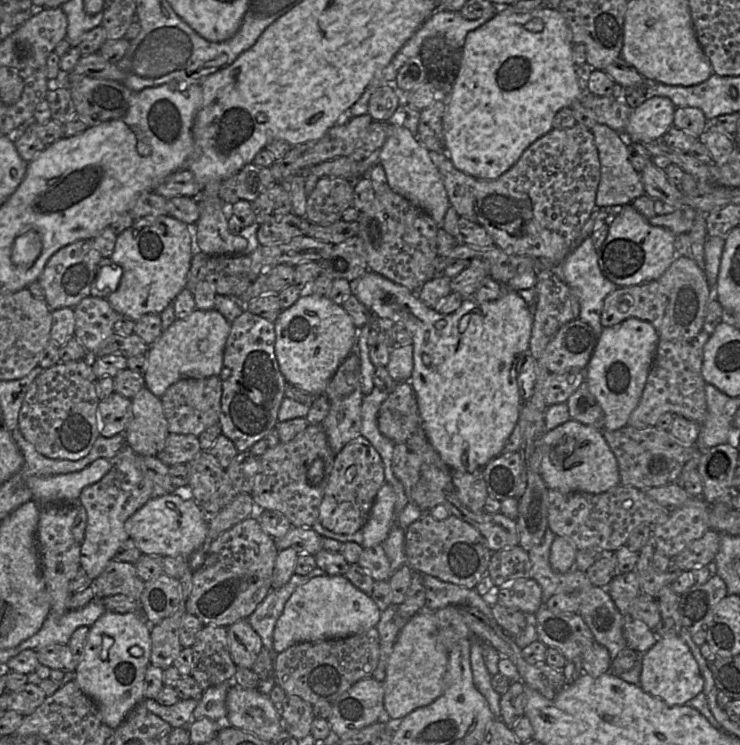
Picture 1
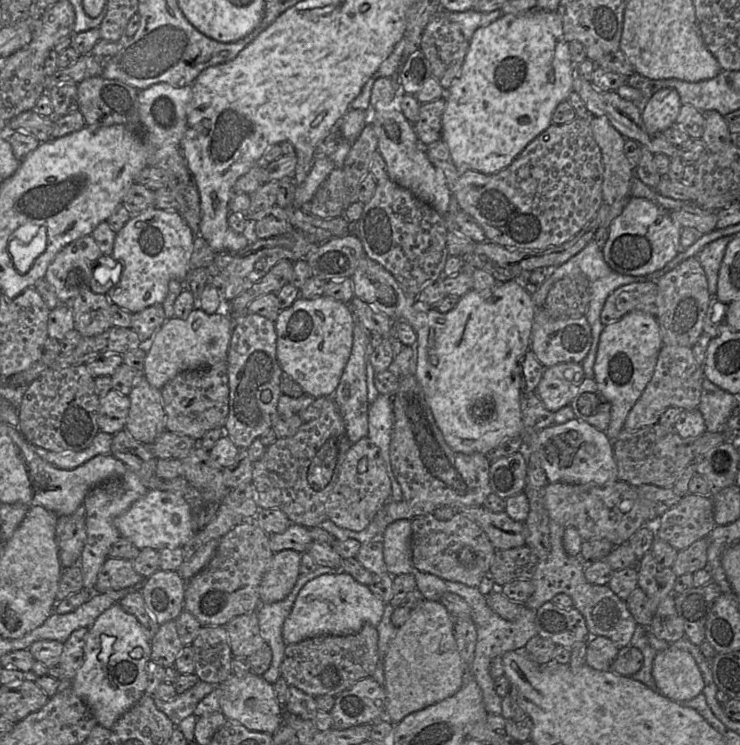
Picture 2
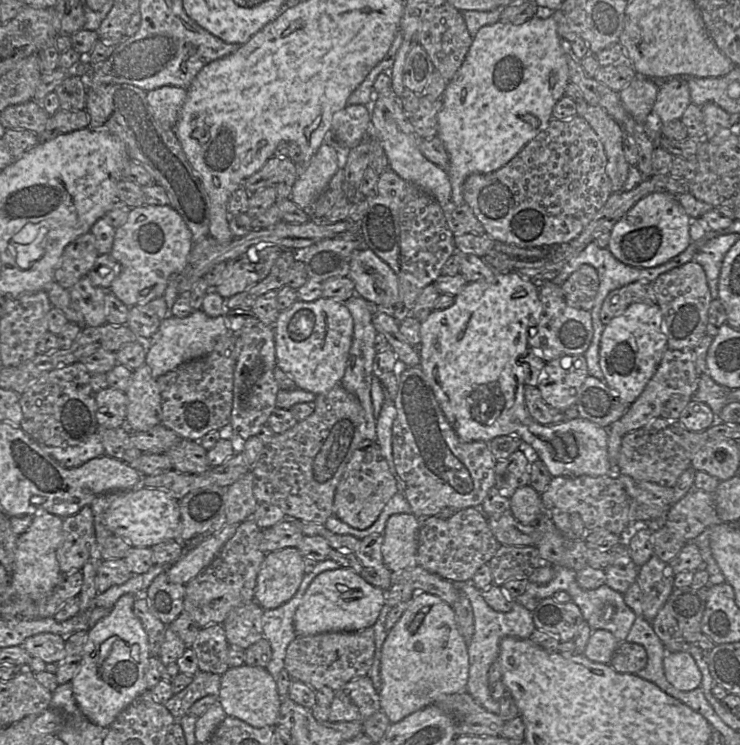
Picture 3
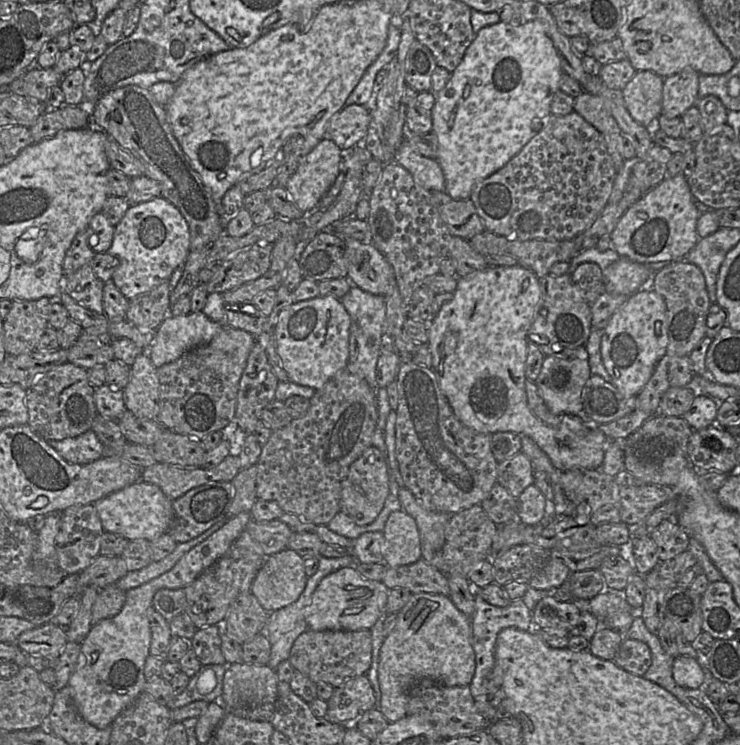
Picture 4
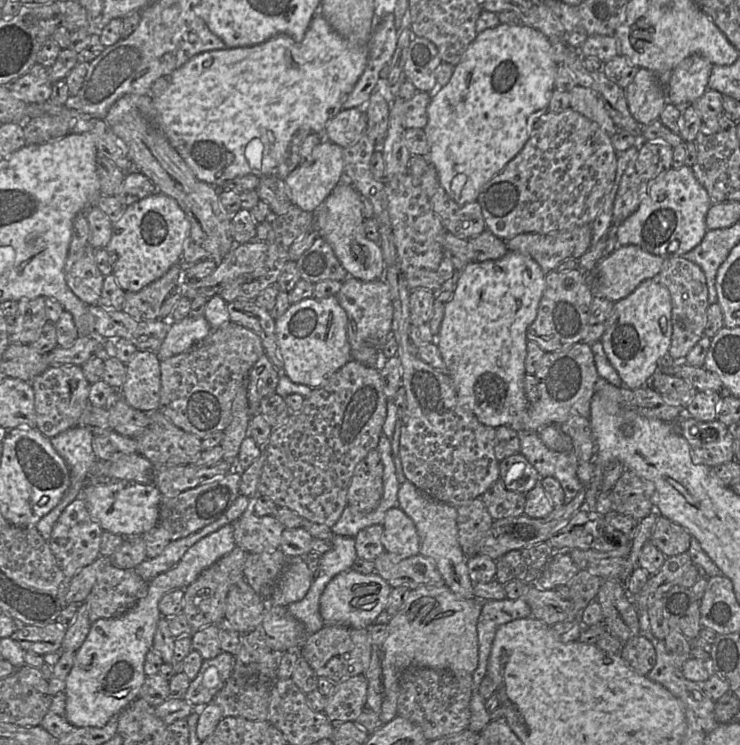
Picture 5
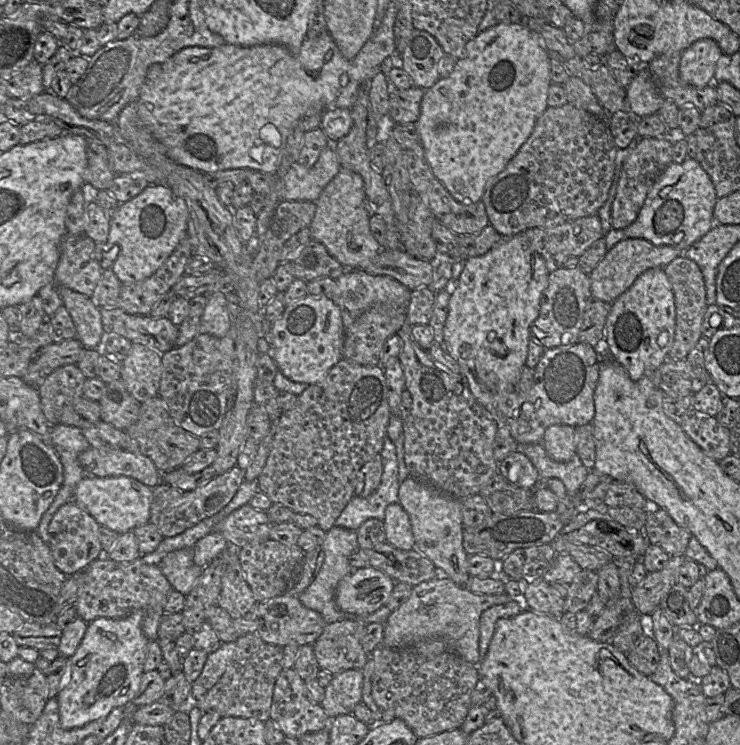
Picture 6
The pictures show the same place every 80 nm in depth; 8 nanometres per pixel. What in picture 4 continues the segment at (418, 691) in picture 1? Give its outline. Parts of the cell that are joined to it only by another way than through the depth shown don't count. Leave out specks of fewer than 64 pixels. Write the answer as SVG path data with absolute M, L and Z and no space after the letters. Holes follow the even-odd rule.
M429 593L412 594L397 614L394 628L383 640L378 664L378 682L381 691L379 709L389 723L407 715L409 690L418 681L430 679L448 687L466 686L470 684L475 672L471 617L459 611L449 596Z

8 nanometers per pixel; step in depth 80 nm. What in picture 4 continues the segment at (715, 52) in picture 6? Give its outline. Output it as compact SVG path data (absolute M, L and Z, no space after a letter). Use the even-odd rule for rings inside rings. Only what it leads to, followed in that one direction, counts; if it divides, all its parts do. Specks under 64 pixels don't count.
M685 68L664 78L662 90L662 113L667 118L682 117L692 106L697 106L700 74Z

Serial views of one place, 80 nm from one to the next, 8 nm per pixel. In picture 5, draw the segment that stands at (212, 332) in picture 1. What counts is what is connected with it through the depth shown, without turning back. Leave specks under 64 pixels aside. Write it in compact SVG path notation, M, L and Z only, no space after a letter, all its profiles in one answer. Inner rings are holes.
M204 315L187 316L180 321L170 322L167 335L156 353L159 361L187 351L207 337L212 330Z

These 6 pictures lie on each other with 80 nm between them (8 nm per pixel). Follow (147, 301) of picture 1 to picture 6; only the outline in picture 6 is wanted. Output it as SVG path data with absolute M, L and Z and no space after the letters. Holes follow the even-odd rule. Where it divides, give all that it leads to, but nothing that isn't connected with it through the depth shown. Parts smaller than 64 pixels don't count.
M149 184L140 194L120 204L110 219L108 243L119 246L119 253L112 265L121 284L131 284L152 276L170 257L180 241L187 235L189 210L185 200L173 193L167 185Z

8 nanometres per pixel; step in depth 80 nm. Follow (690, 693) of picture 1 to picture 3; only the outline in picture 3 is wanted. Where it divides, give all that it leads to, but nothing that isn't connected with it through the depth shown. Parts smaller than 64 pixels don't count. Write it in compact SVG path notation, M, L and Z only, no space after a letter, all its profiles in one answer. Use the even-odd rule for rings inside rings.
M688 651L667 653L663 668L667 681L679 691L692 691L701 685L702 674Z

